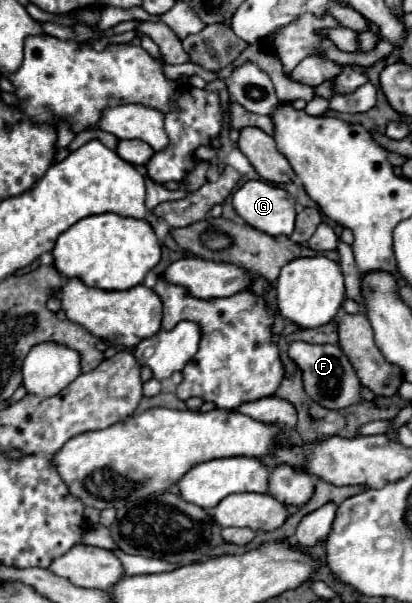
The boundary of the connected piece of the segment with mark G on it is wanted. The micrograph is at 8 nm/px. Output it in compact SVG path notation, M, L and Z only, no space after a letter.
M253 180L233 194L235 212L255 230L269 236L291 236L295 224L295 200L279 186Z

